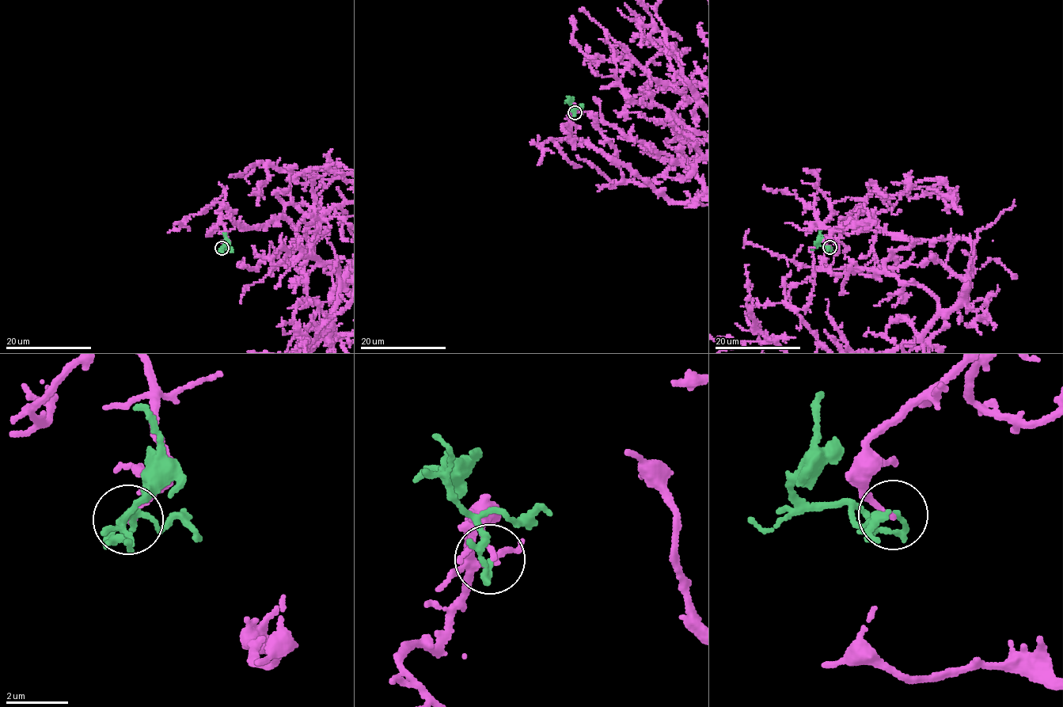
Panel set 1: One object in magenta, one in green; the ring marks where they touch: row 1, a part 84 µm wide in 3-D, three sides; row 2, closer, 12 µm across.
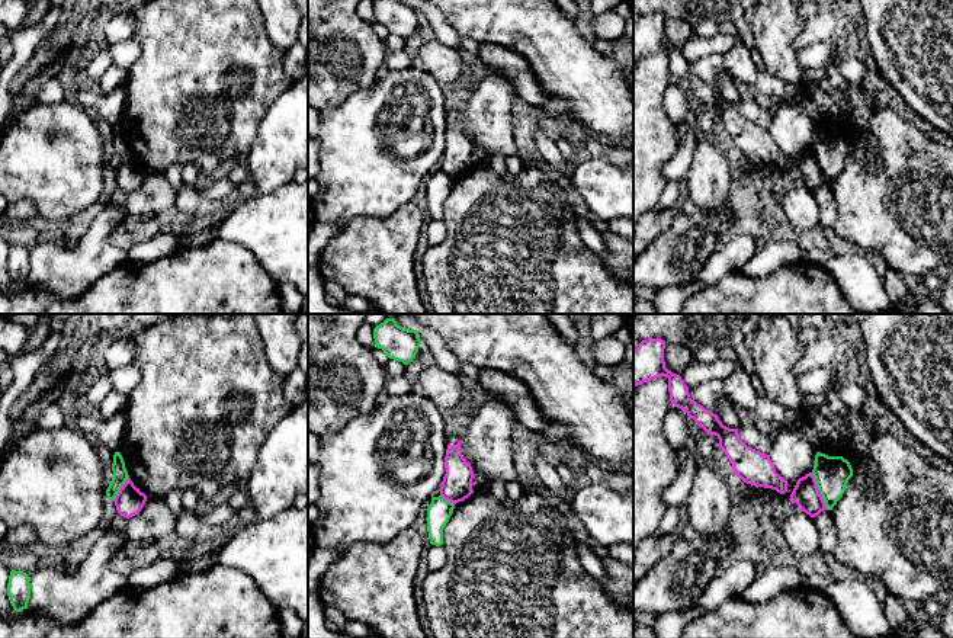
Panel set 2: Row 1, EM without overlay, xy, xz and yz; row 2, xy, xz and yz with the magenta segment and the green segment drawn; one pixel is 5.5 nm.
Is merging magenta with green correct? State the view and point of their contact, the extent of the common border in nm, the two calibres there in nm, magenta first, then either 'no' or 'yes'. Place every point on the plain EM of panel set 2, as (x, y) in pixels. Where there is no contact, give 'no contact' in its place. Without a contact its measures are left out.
meets magenta in yz at (818, 166); contact 220 nm long; 150 nm thick on the magenta side, 190 nm on the other; no

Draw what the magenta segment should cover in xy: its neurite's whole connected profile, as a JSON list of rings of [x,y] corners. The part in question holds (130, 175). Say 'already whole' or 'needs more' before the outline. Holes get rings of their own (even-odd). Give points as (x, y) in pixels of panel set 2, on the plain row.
already whole; [[[128,153],[126,157],[119,164],[119,167],[116,169],[113,176],[118,187],[129,193],[141,186],[141,183],[147,176],[147,170],[134,160],[131,153]]]

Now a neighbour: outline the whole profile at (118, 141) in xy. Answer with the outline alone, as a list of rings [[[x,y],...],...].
[[[115,126],[115,129],[113,129],[112,145],[113,145],[113,153],[106,164],[106,170],[109,174],[115,174],[119,164],[129,153],[121,126]]]

